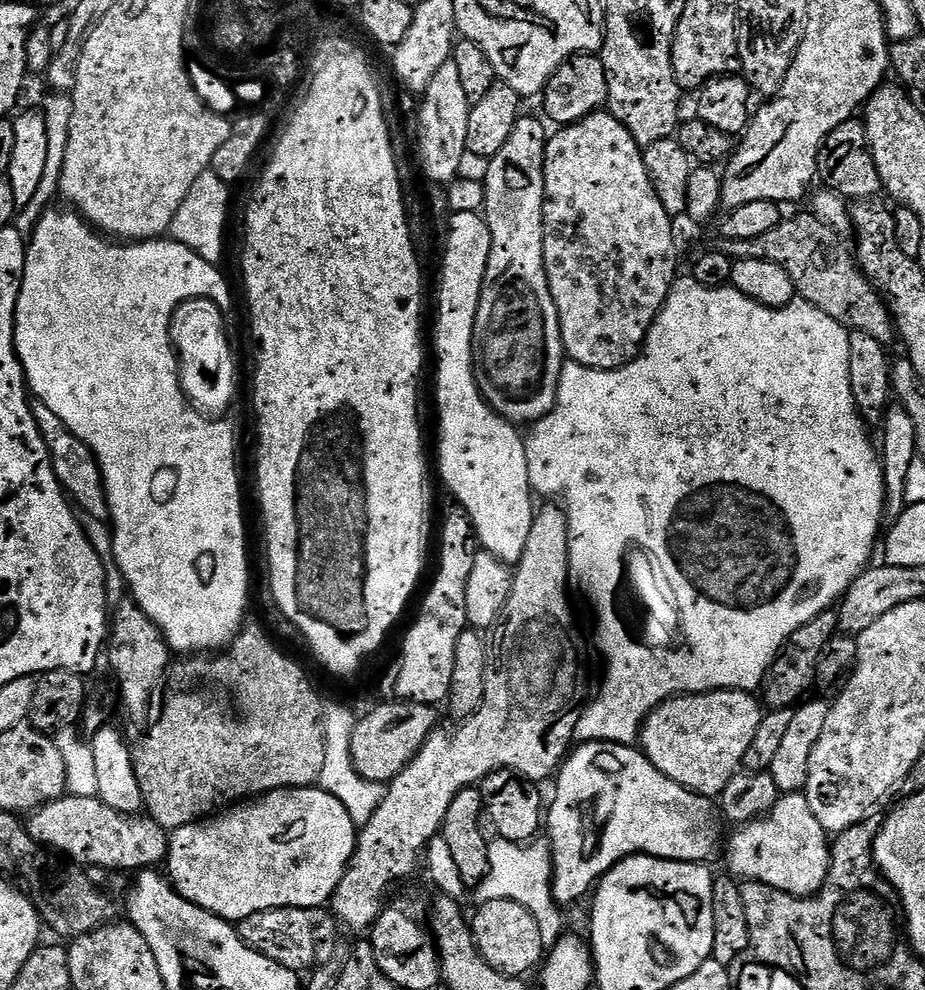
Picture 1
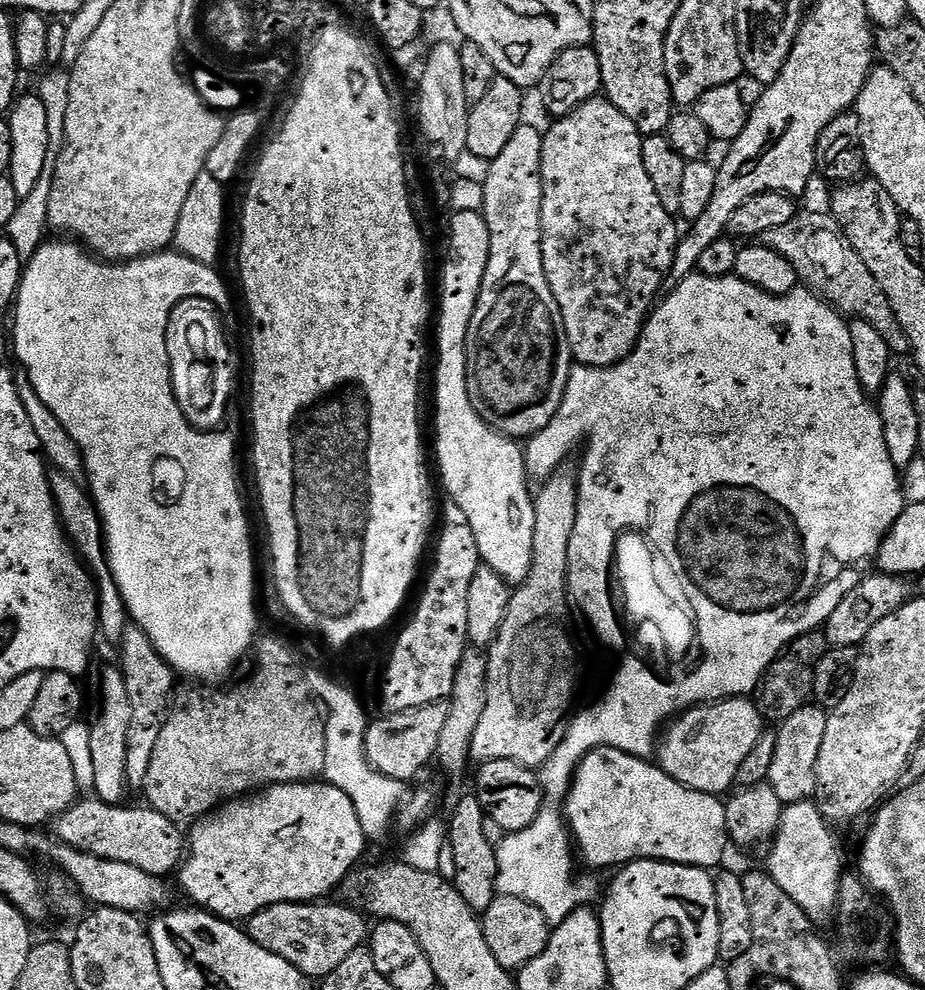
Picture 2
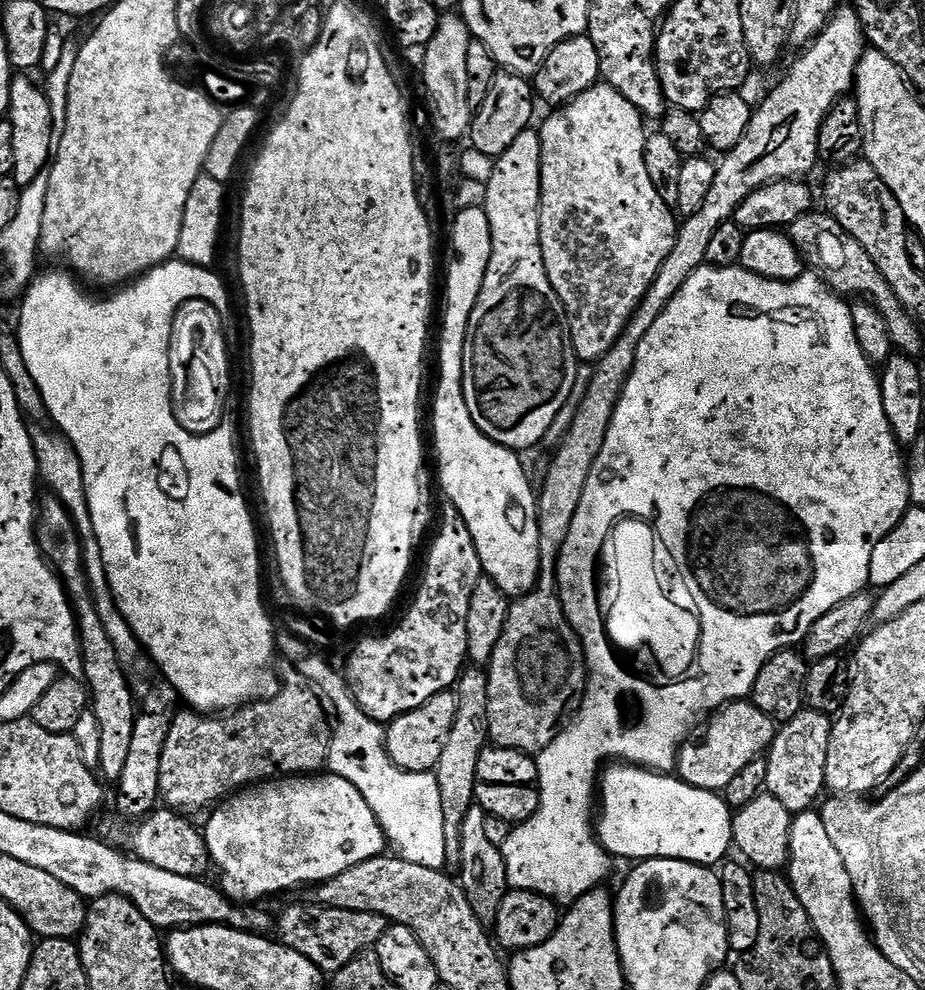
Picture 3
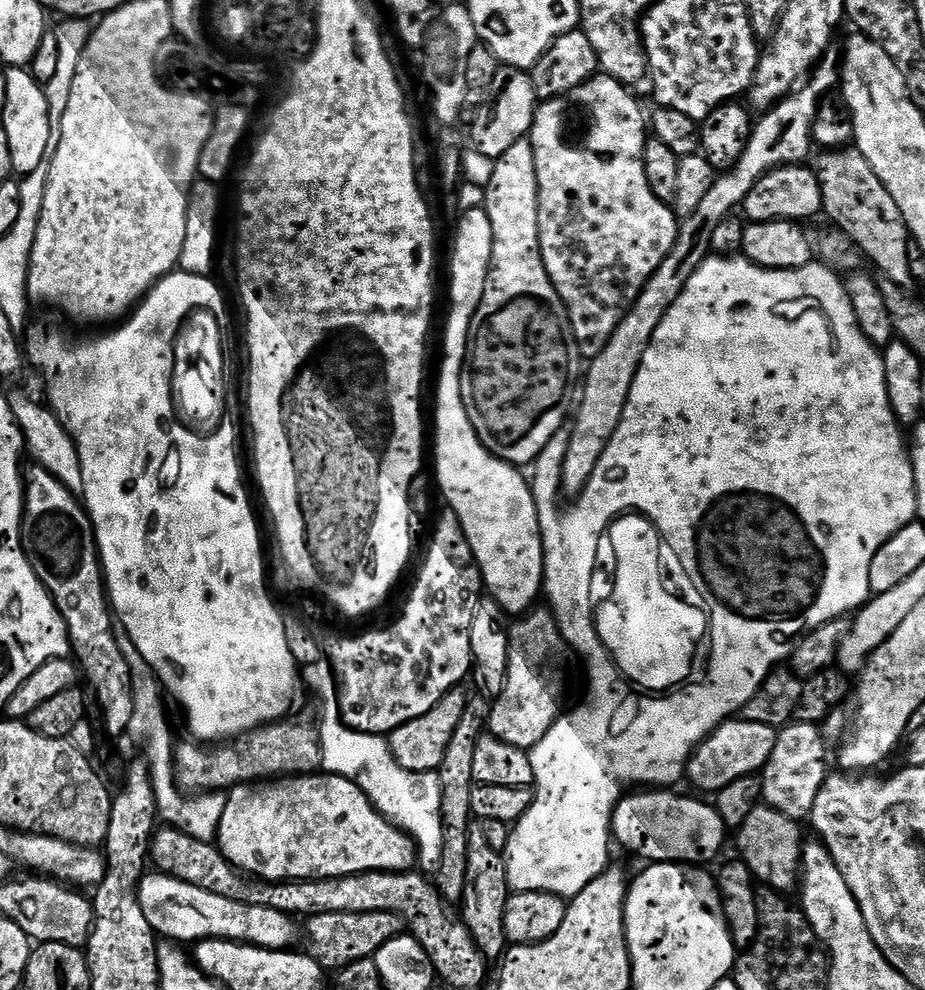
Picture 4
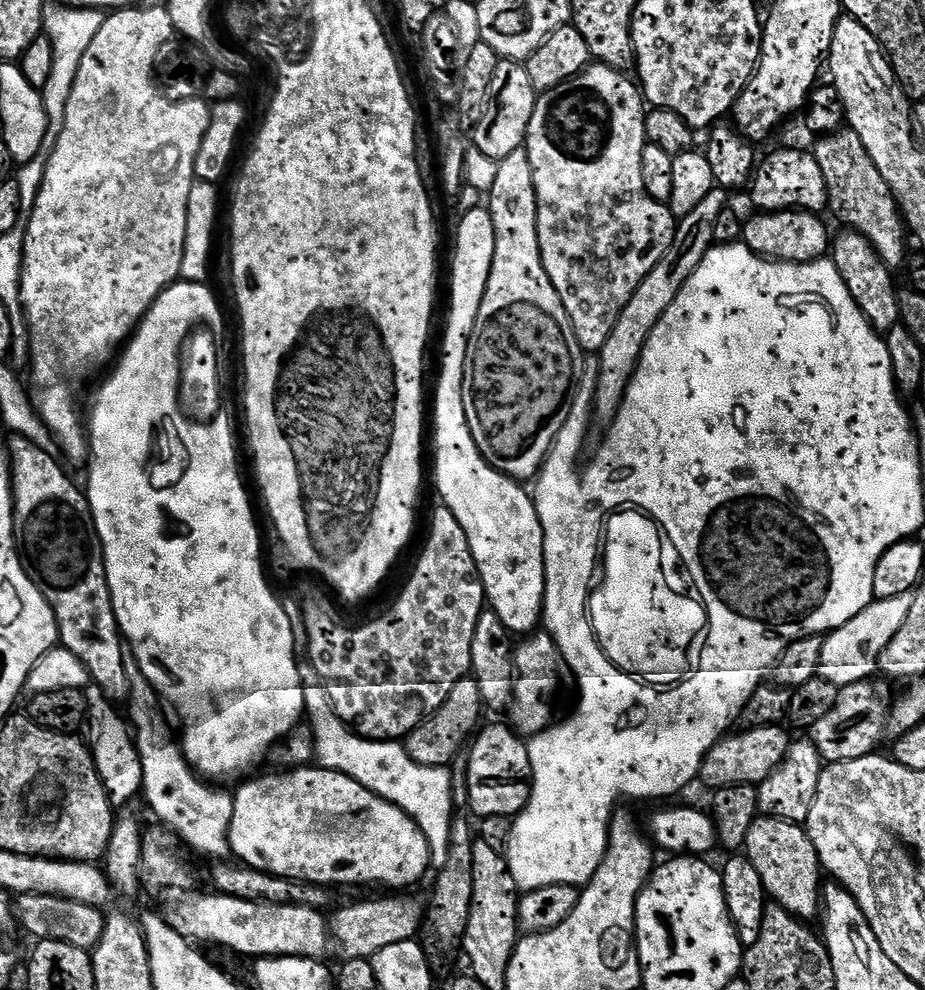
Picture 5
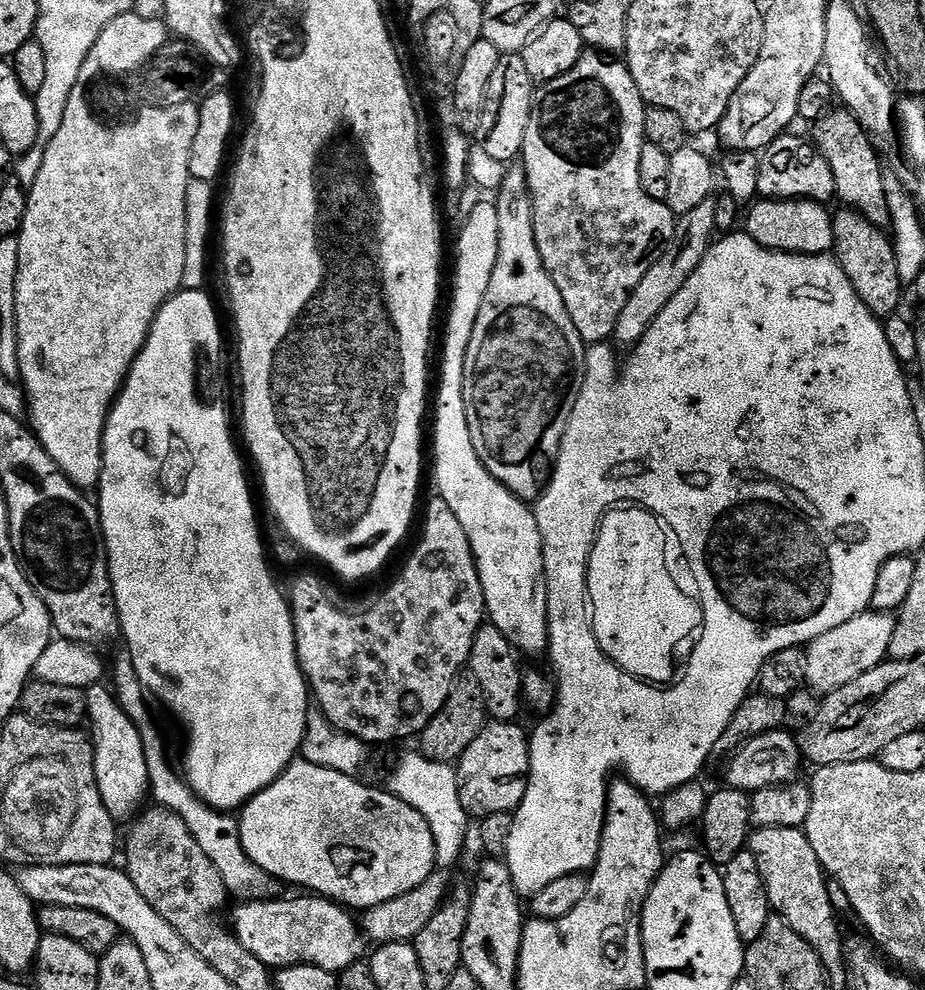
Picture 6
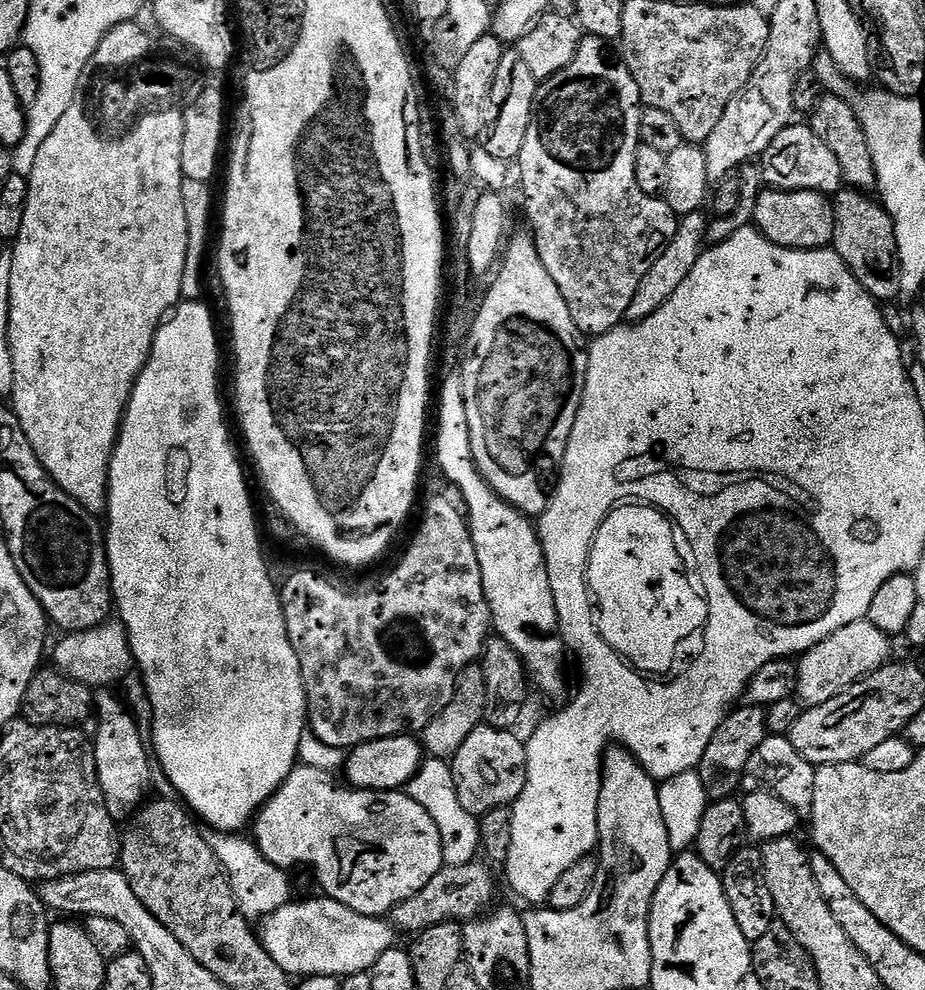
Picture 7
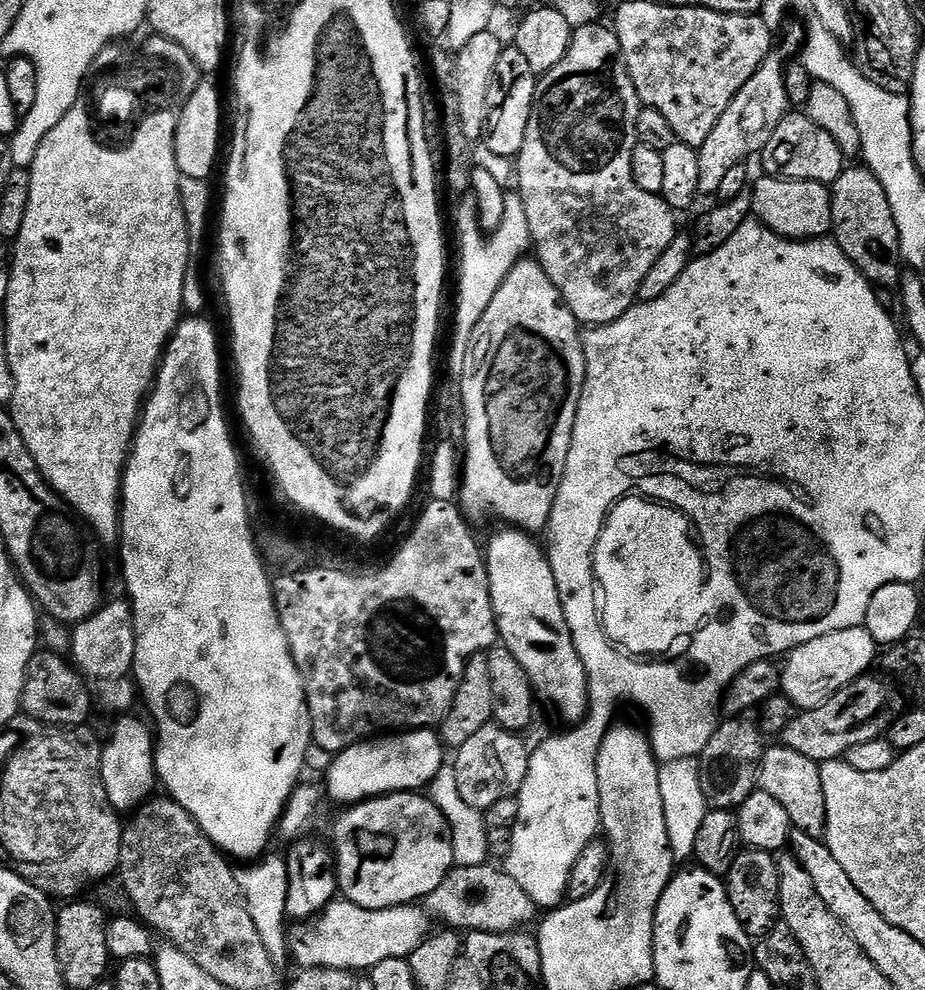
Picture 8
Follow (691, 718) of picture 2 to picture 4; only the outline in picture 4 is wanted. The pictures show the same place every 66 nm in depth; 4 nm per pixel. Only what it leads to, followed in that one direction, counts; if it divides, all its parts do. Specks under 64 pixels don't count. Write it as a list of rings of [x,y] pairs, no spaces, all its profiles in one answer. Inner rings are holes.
[[[743,718],[726,720],[693,752],[692,759],[688,762],[687,779],[692,779],[704,792],[718,793],[730,786],[730,782],[738,782],[738,778],[757,773],[760,766],[774,754],[777,735],[777,729],[768,724]]]

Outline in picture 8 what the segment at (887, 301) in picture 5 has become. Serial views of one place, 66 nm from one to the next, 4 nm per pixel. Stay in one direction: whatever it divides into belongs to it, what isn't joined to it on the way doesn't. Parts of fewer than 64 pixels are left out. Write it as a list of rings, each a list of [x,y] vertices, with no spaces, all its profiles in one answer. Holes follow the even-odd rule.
[[[867,166],[845,167],[843,174],[830,185],[832,193],[832,230],[836,245],[858,266],[860,273],[876,288],[895,289],[902,279],[902,261],[898,225],[890,211],[890,202],[882,182]]]

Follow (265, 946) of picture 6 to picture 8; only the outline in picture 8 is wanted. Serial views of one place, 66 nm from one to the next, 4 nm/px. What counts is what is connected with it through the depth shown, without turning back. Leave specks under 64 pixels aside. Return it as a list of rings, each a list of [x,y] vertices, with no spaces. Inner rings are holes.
[[[343,898],[333,899],[319,916],[295,925],[287,933],[288,950],[301,969],[333,968],[364,974],[386,958],[405,959],[430,934],[430,917],[423,907],[405,906],[386,910],[366,910]]]

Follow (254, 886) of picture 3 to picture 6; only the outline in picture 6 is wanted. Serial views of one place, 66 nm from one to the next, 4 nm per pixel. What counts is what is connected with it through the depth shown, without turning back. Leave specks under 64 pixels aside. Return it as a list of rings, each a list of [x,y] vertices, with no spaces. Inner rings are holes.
[[[303,758],[293,760],[292,765],[271,786],[262,789],[253,800],[249,800],[244,805],[239,813],[241,844],[249,854],[250,859],[279,882],[283,882],[285,885],[287,883],[297,884],[300,890],[307,890],[309,893],[334,900],[337,904],[349,910],[357,910],[356,908],[367,910],[374,906],[382,906],[386,902],[390,902],[390,898],[410,894],[410,890],[422,886],[422,882],[426,882],[426,878],[430,878],[438,868],[434,834],[430,830],[426,818],[422,818],[422,814],[418,814],[418,810],[414,810],[414,806],[402,802],[394,793],[385,790],[383,787],[380,787],[381,789],[371,788],[370,785],[363,784],[362,781],[356,779],[360,778],[346,772],[330,770],[326,766],[314,766]]]

